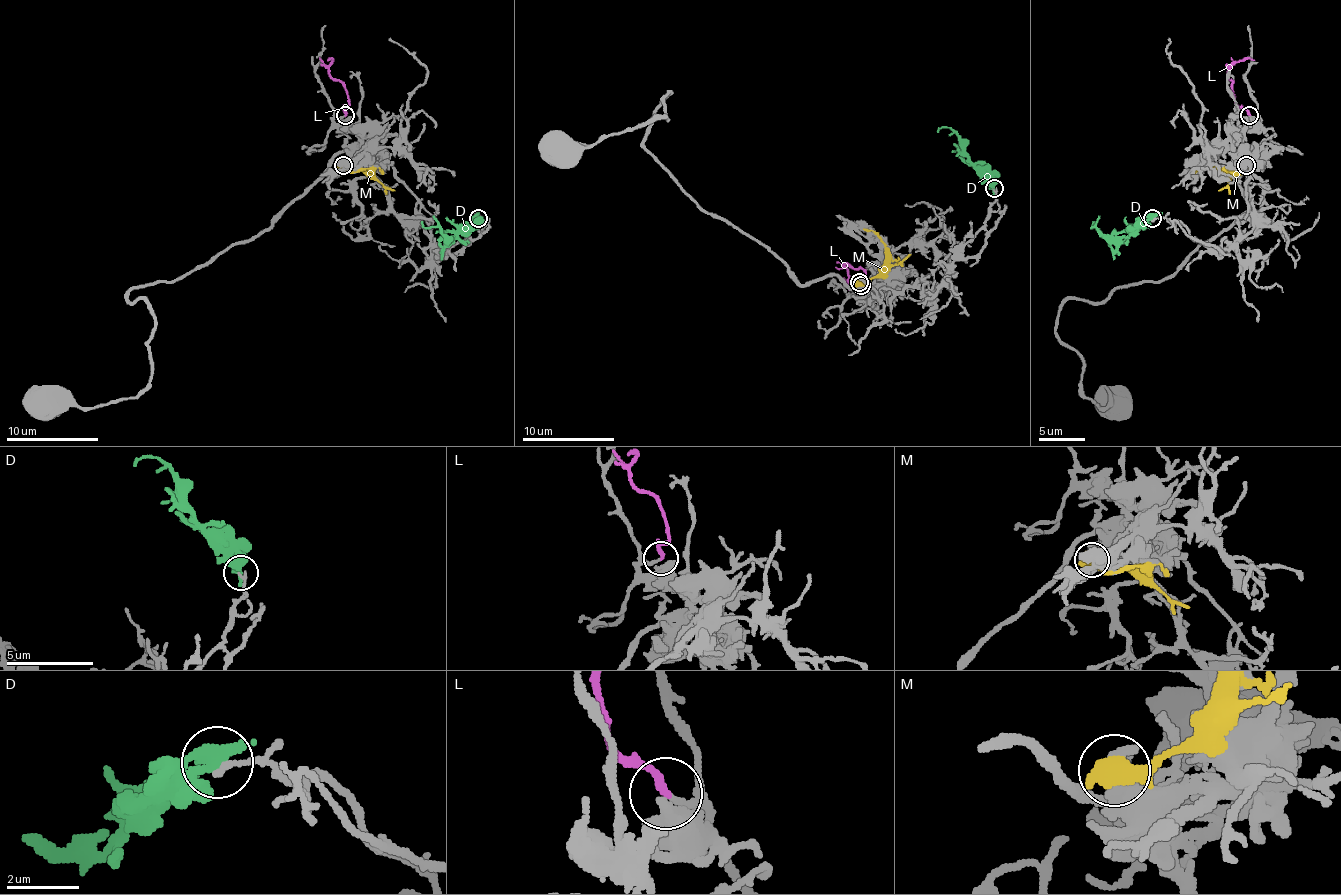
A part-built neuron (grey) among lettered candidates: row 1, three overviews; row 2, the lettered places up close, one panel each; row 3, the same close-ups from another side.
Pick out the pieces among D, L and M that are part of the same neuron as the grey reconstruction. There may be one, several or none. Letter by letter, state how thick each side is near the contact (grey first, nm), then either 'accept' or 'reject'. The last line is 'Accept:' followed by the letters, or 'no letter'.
D: 180 nm thick on the grey side, 600 nm on the other; reject
L: 160 nm thick on the grey side, 240 nm on the other; accept
M: 500 nm thick on the grey side, 750 nm on the other; reject
Accept: L

